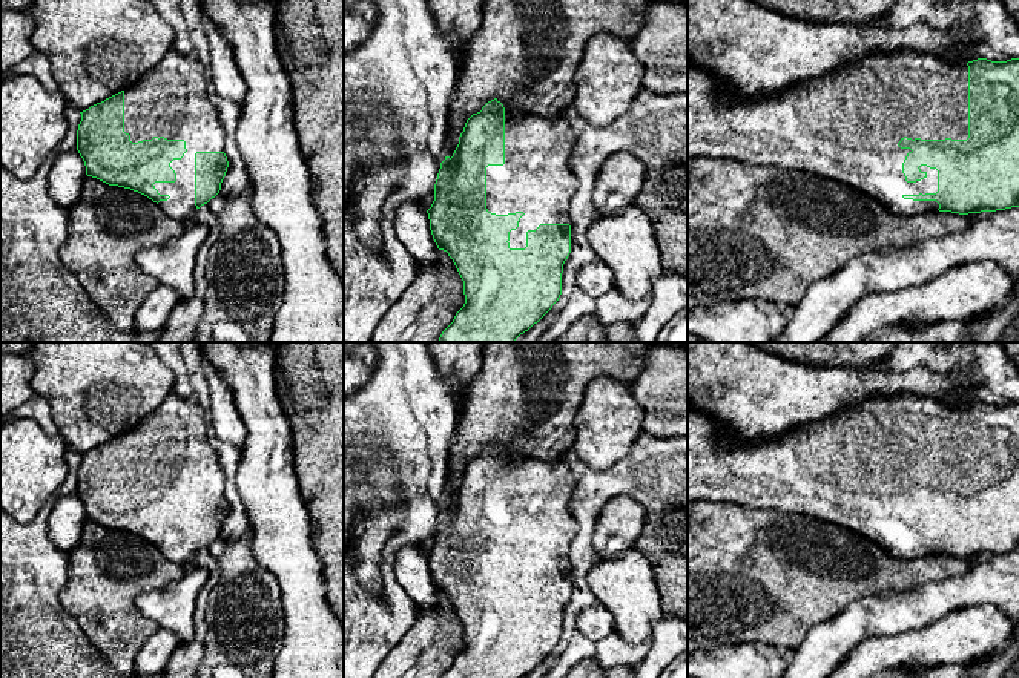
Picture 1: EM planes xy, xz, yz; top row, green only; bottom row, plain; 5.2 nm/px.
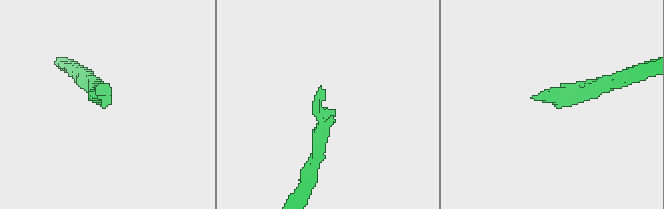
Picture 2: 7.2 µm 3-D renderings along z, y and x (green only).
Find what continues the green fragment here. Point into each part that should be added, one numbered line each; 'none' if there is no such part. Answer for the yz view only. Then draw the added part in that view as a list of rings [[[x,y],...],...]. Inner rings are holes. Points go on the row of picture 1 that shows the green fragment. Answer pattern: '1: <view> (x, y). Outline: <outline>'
1: yz (844, 126). Outline: [[[907,51],[875,52],[773,97],[741,100],[717,77],[688,61],[688,158],[732,158],[801,170],[862,192],[901,215],[939,212],[936,201],[902,198],[938,192],[936,169],[921,166],[927,176],[905,181],[902,163],[912,150],[898,146],[904,137],[968,138],[967,63]]]

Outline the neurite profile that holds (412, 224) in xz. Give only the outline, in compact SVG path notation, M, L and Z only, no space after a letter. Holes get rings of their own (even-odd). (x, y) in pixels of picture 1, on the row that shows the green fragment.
M419 201L399 204L394 230L397 239L419 265L430 265L439 261L439 248L430 230L428 213Z

